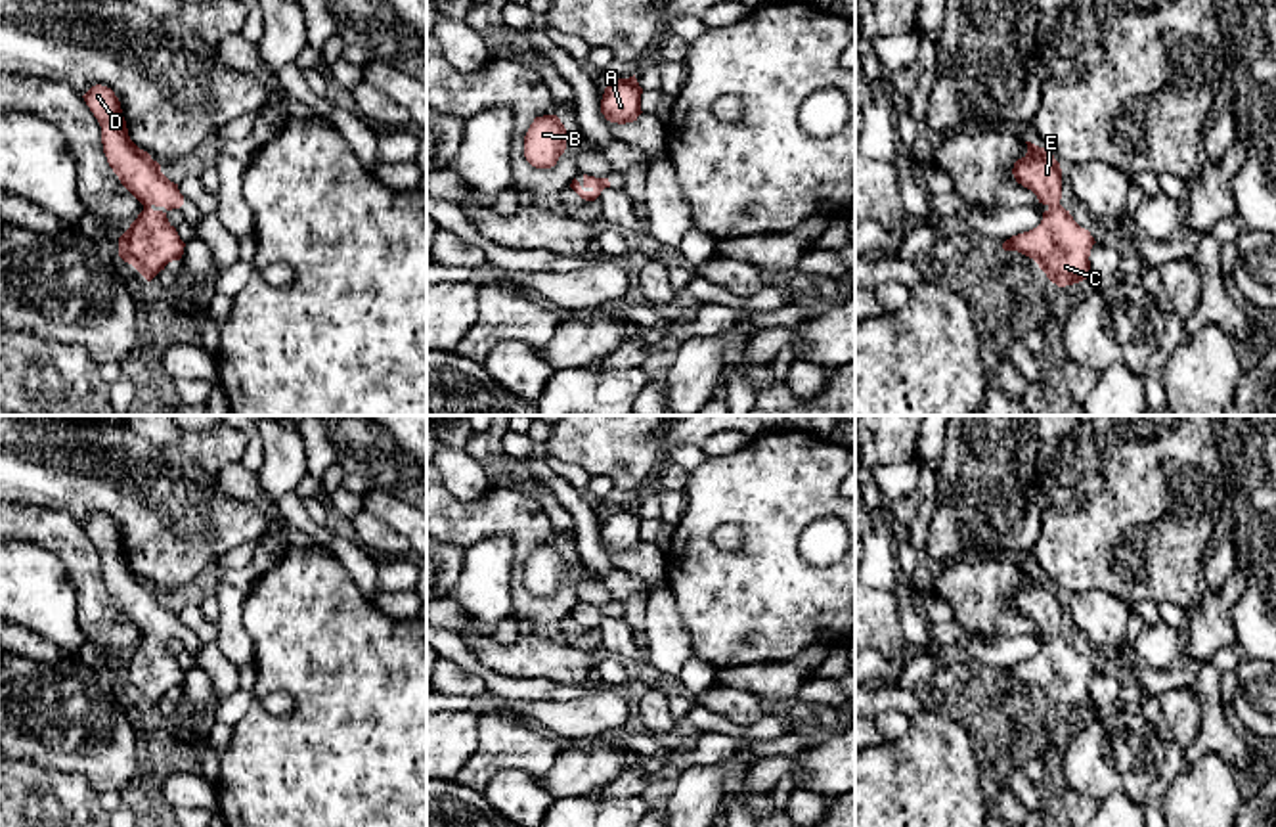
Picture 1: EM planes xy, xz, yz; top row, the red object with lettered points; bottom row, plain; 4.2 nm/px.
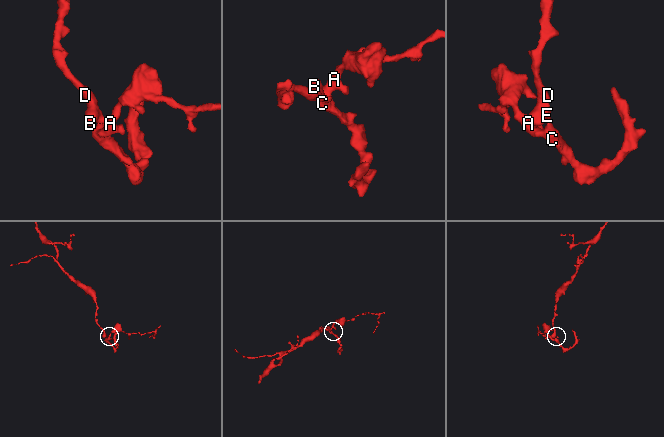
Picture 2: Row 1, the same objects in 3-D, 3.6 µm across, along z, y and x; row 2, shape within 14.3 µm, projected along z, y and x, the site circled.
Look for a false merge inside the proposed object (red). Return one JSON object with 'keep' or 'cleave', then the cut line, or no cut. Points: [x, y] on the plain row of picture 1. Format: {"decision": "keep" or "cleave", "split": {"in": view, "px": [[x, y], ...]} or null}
{"decision": "keep", "split": null}

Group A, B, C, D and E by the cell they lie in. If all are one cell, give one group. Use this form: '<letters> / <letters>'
A B C D E

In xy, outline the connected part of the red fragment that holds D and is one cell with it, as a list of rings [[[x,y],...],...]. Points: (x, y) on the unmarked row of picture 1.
[[[96,513],[84,525],[101,555],[101,572],[109,595],[121,613],[143,634],[143,639],[119,666],[119,685],[151,710],[172,689],[180,689],[186,672],[166,641],[184,634],[178,613],[128,565],[121,530],[107,515]]]

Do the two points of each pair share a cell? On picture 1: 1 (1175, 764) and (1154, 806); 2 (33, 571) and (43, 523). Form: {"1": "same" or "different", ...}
{"1": "same", "2": "different"}

